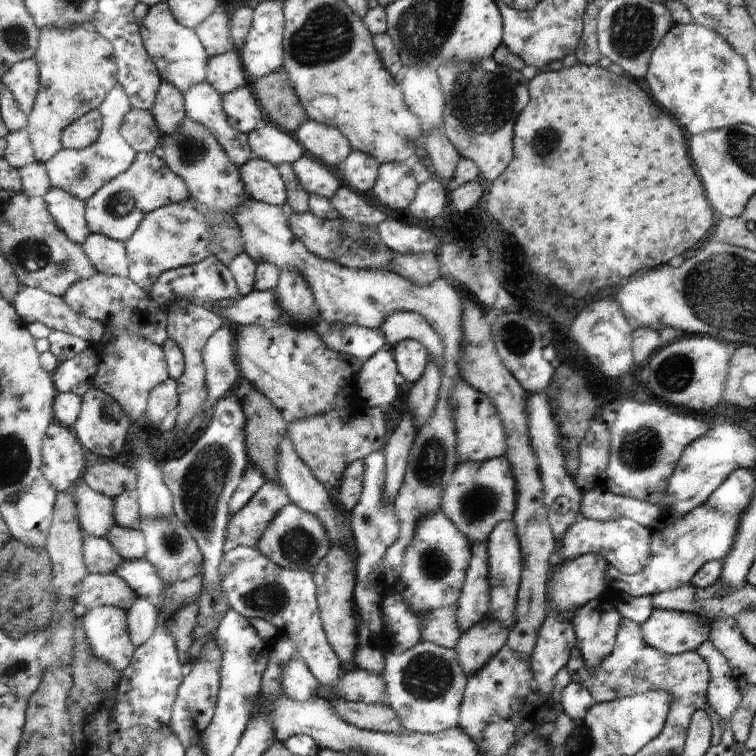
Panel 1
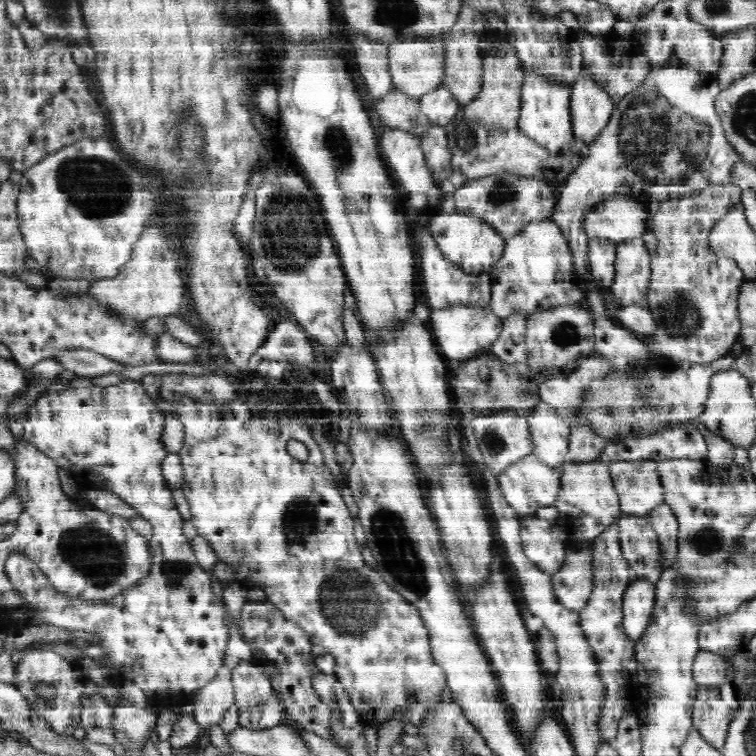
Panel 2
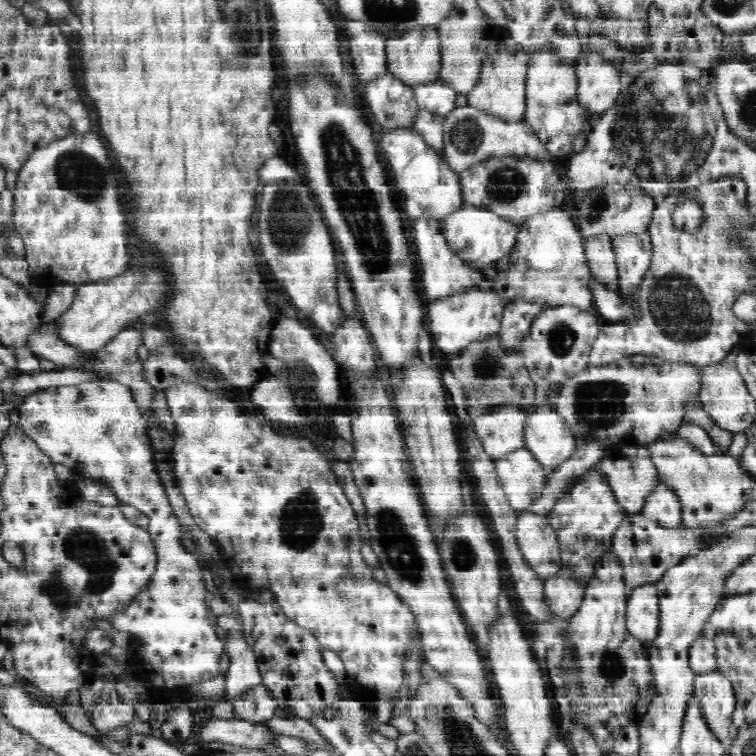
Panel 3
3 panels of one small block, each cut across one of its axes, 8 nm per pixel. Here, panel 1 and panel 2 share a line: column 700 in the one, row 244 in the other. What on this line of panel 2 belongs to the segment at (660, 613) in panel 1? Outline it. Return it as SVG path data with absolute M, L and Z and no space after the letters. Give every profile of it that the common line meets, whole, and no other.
M641 238L617 244L615 279L610 290L620 307L638 304L642 298L647 298L651 260L650 249Z

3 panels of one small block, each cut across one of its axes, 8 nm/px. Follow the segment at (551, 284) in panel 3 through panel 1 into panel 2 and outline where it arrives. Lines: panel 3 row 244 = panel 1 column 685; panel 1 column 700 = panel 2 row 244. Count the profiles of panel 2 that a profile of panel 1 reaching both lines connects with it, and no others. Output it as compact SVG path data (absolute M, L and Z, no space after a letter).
M551 218L528 222L520 232L509 238L489 277L489 306L503 321L512 316L512 312L523 312L529 316L534 312L566 306L568 302L580 302L586 294L583 278L575 275L574 256L571 255L567 237Z

